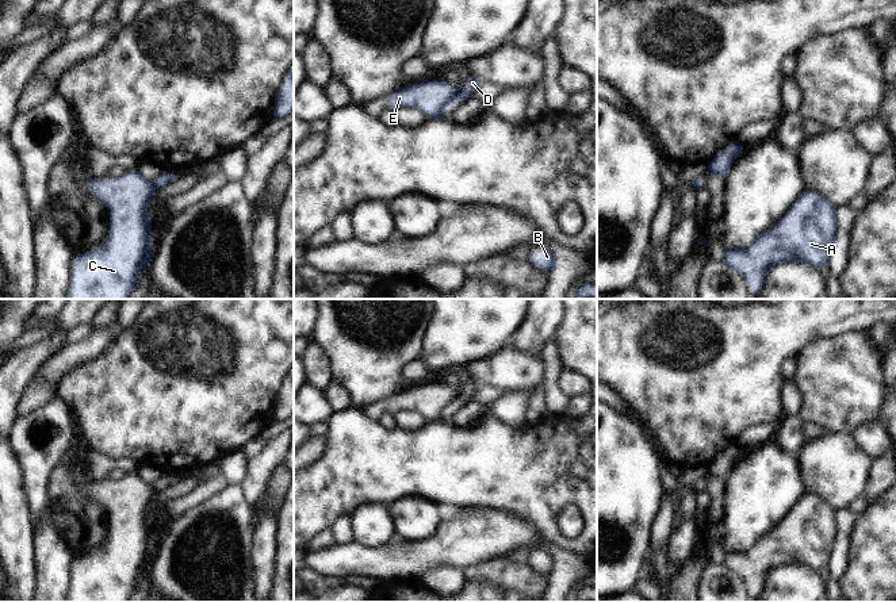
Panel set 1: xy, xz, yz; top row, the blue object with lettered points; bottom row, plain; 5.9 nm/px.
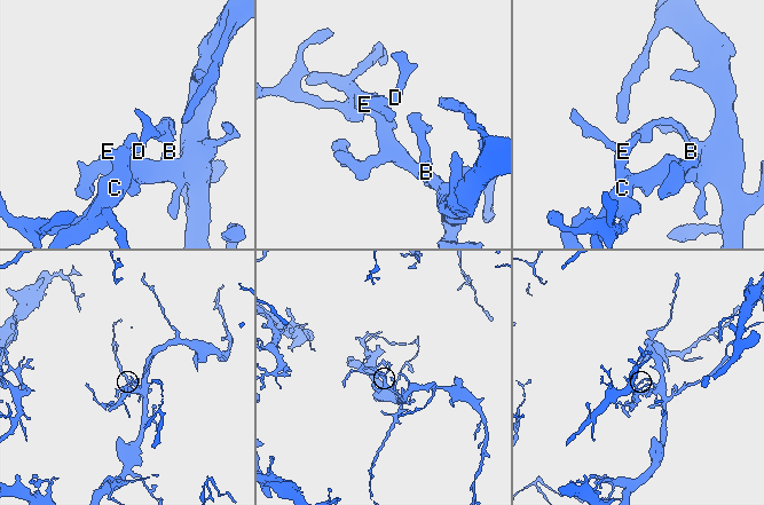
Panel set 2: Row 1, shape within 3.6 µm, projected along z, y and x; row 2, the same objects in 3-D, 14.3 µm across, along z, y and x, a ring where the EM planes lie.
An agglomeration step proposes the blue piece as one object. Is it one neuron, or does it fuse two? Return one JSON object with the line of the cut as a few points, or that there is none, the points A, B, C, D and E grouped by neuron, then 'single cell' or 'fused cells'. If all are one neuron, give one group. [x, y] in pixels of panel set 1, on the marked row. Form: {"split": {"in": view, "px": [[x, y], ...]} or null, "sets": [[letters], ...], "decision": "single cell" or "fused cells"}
{"split": {"in": "xz", "px": [[460, 89], [458, 98]]}, "sets": [["A", "B", "C", "E"], ["D"]], "decision": "fused cells"}

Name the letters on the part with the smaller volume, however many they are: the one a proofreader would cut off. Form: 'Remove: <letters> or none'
Remove: D

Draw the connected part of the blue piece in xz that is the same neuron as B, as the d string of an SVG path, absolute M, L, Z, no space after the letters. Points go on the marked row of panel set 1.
M548 248L535 252L529 260L536 268L544 269L547 272L556 269L555 254Z

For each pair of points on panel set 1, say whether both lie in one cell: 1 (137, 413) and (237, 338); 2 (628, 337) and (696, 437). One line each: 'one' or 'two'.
1: one
2: one

